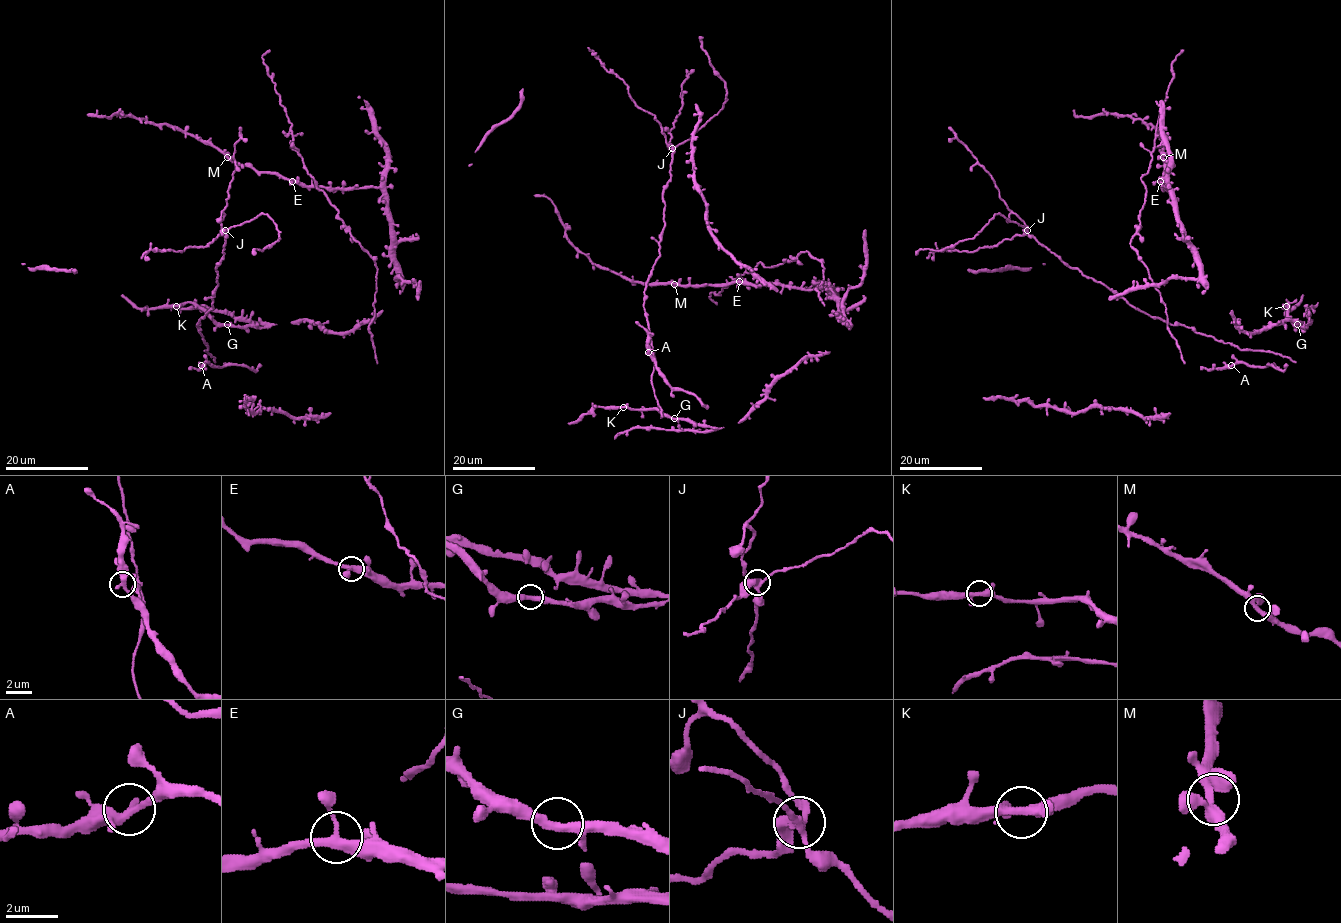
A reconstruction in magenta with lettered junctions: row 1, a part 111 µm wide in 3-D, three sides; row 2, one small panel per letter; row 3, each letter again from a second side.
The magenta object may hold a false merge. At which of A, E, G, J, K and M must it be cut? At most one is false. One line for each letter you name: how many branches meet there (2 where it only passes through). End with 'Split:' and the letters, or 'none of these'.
J: 4
Split: J

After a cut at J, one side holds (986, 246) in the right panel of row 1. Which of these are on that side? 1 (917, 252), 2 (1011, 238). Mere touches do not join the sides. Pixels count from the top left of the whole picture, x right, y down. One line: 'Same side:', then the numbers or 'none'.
Same side: 2

